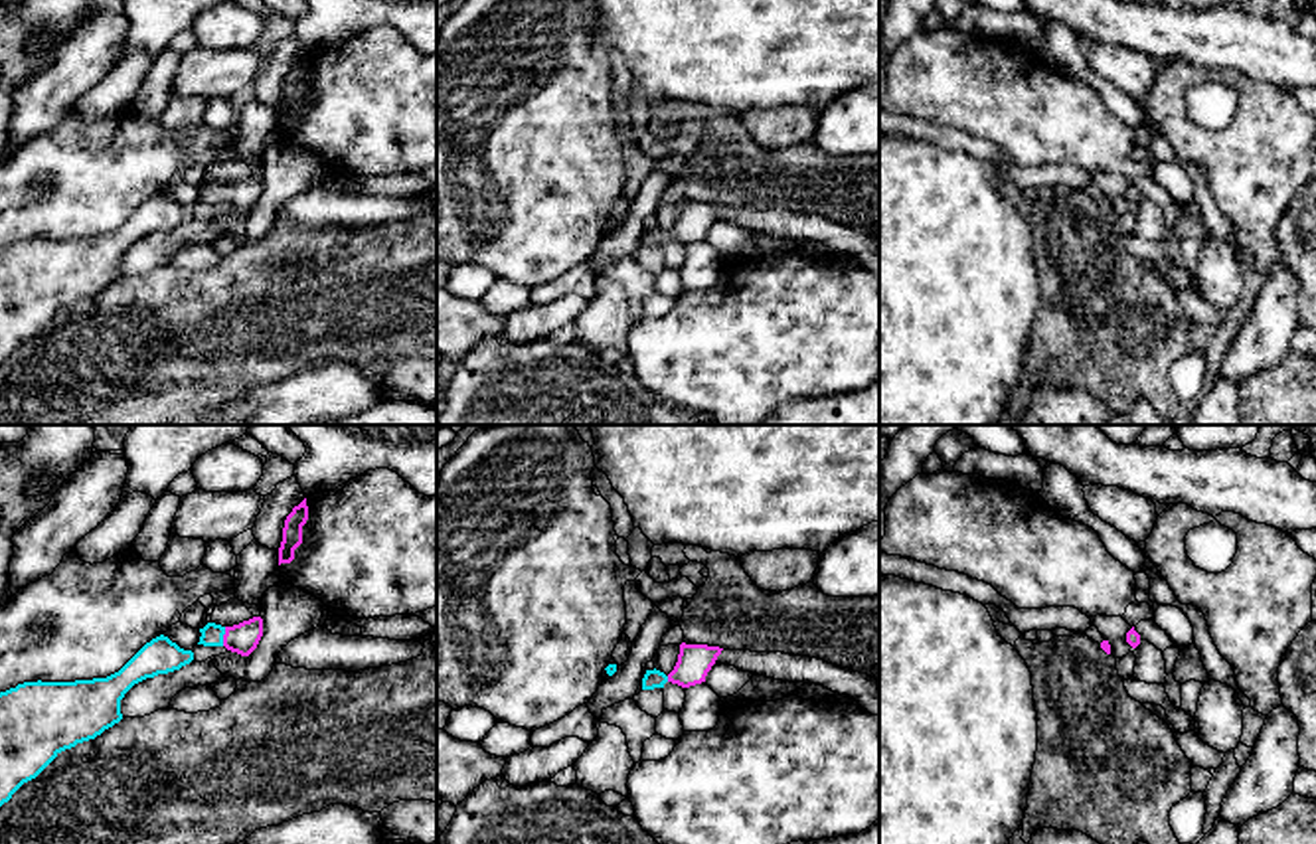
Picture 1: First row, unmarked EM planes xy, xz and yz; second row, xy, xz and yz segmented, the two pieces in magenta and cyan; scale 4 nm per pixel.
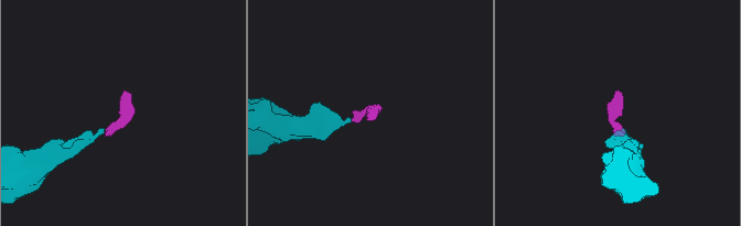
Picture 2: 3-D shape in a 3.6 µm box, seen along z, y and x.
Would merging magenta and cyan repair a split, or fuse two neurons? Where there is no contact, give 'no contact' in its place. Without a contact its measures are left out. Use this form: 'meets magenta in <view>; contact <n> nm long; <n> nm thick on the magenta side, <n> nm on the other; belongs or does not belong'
meets magenta in xy; contact 80 nm long; 120 nm thick on the magenta side, 100 nm on the other; belongs

